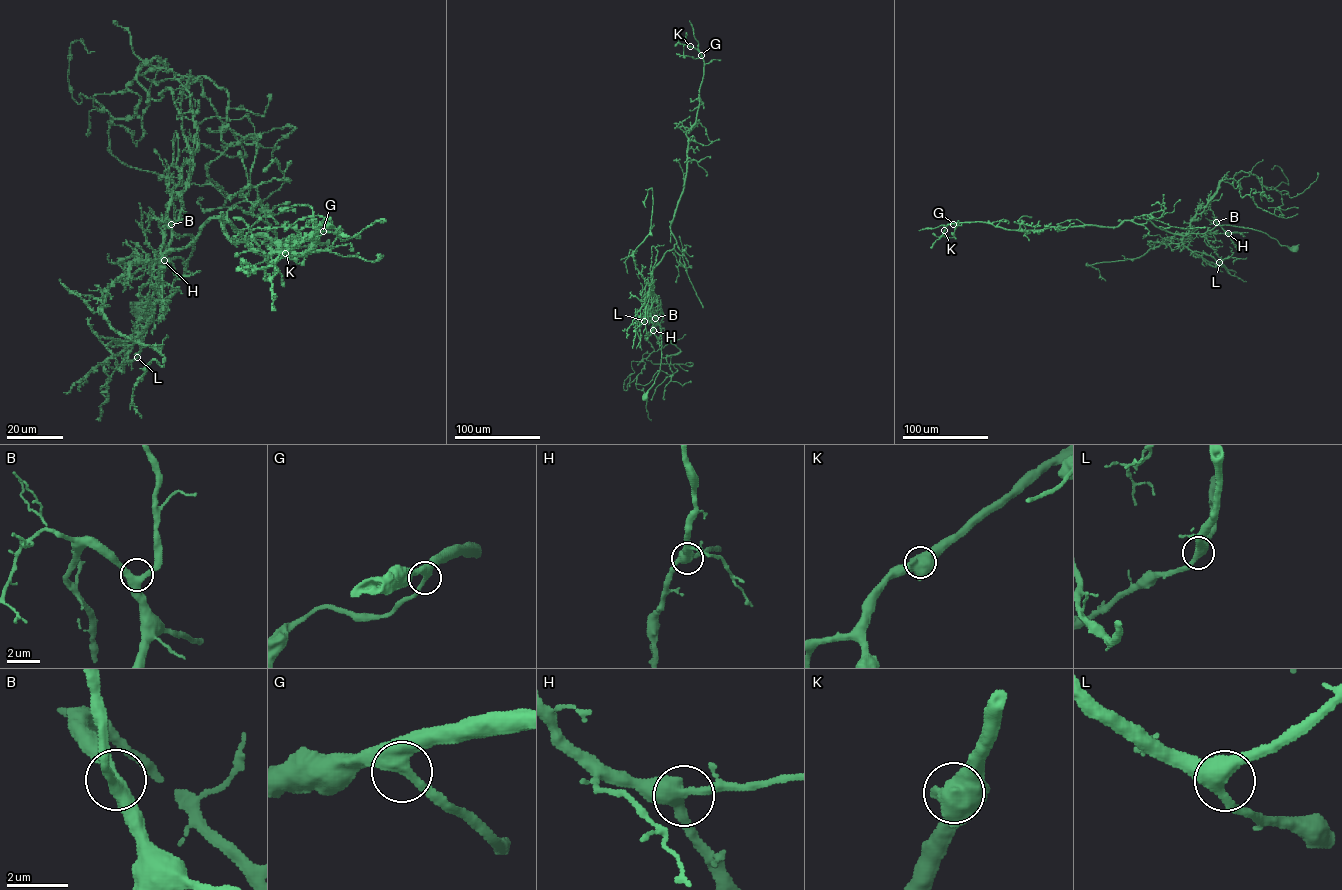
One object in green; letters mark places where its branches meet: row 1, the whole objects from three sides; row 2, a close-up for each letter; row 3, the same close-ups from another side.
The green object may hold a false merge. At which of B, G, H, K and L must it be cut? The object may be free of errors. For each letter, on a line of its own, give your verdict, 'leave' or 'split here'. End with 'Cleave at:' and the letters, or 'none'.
B: leave
G: leave
H: leave
K: leave
L: leave
Cleave at: none

